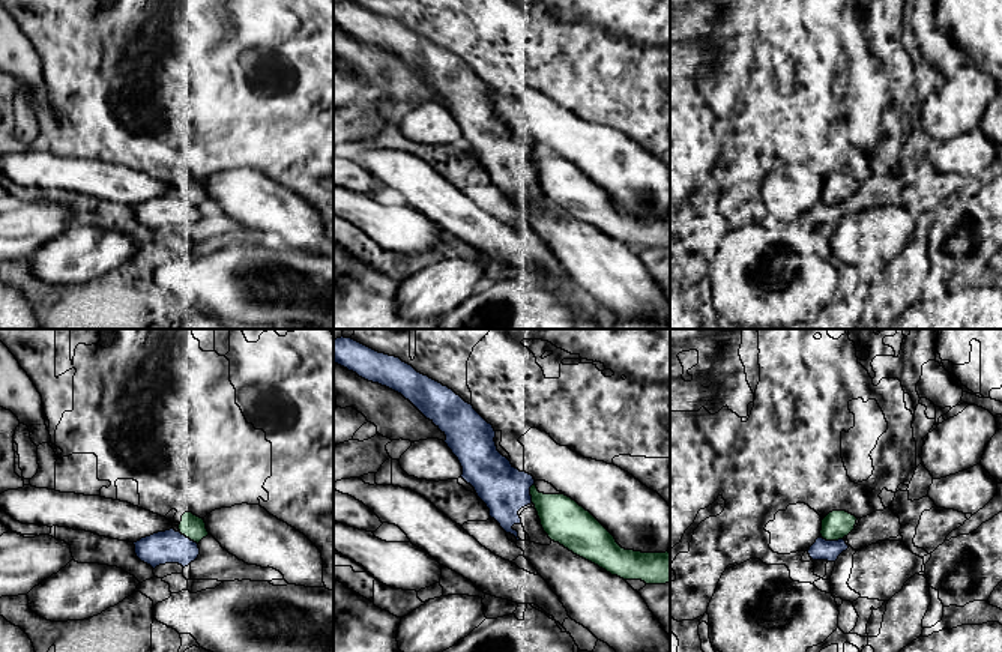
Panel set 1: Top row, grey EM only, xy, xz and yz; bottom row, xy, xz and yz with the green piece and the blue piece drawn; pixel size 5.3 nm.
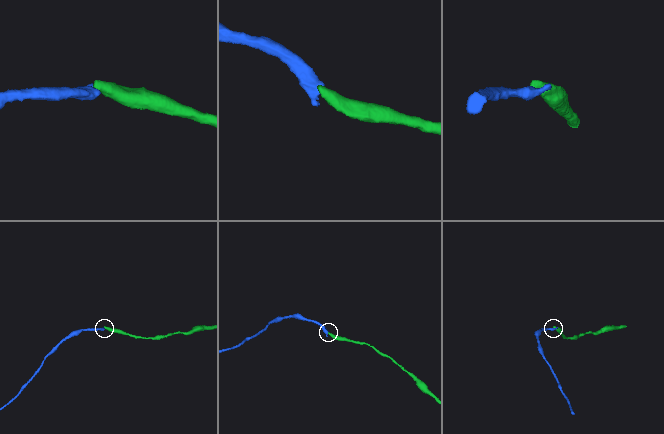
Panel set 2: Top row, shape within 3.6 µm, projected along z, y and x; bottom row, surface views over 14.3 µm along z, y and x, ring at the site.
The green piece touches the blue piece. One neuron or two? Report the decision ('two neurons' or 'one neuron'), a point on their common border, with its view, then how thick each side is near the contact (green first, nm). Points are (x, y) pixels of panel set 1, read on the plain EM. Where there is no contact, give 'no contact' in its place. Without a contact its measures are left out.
two neurons | yz (832, 203) | 150/110 nm

